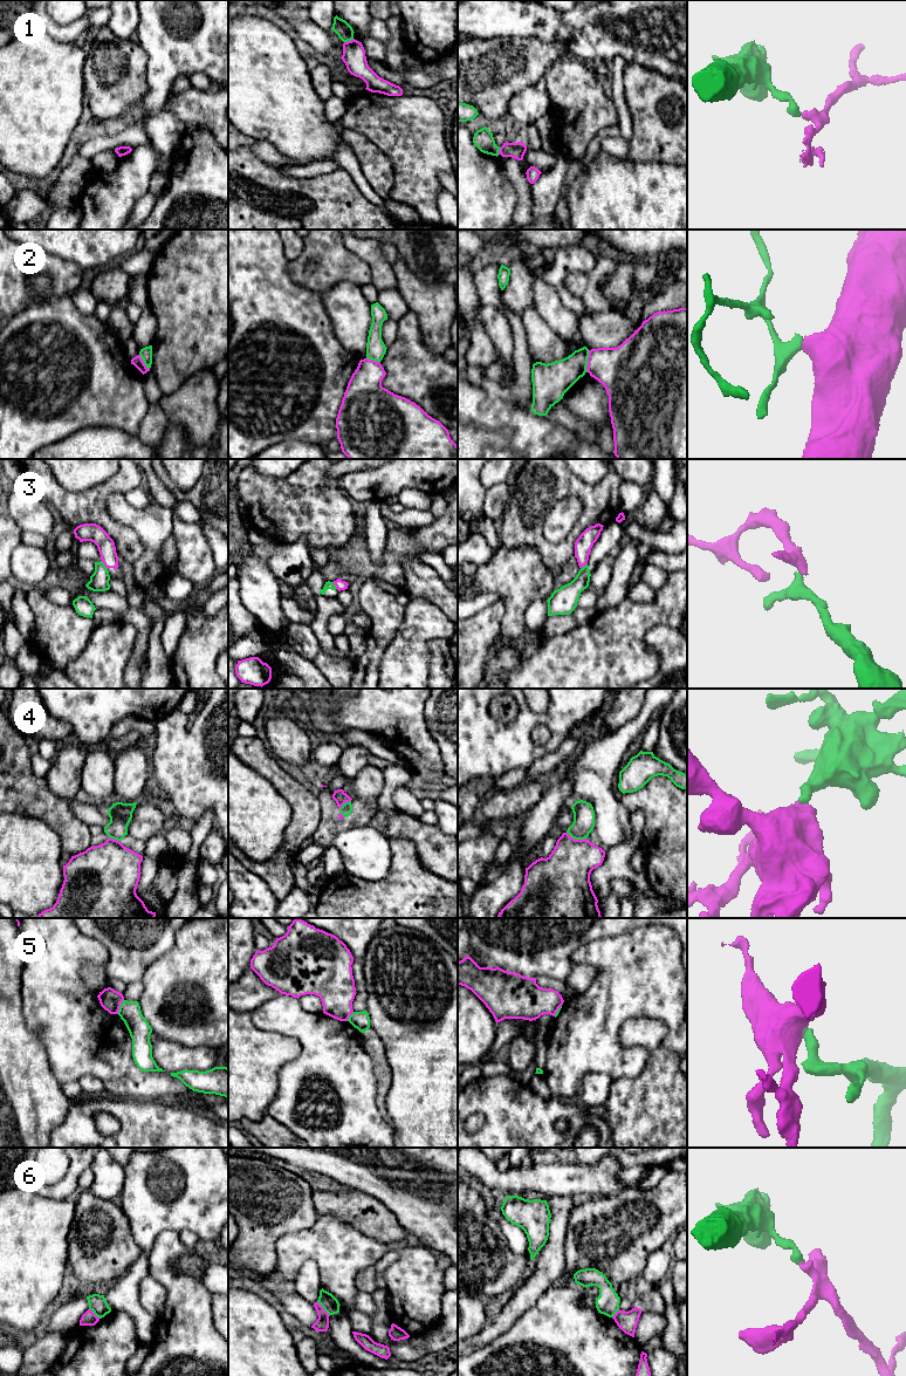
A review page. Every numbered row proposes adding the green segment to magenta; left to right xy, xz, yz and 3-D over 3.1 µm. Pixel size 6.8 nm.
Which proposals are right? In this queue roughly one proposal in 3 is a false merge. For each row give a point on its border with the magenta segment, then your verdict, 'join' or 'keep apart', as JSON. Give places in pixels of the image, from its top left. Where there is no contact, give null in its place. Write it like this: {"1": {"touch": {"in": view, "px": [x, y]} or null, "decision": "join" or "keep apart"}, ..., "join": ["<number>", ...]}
{"1": {"touch": {"in": "xz", "px": [349, 41]}, "decision": "keep apart"}, "2": {"touch": {"in": "yz", "px": [588, 361]}, "decision": "keep apart"}, "3": {"touch": {"in": "xy", "px": [104, 565]}, "decision": "keep apart"}, "4": {"touch": {"in": "yz", "px": [576, 840]}, "decision": "join"}, "5": {"touch": {"in": "xy", "px": [119, 1006]}, "decision": "keep apart"}, "6": {"touch": {"in": "xz", "px": [323, 1308]}, "decision": "keep apart"}, "join": ["4"]}

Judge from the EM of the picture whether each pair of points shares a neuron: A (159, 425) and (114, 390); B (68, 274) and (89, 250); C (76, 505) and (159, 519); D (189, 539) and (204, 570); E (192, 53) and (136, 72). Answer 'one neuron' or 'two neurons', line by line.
A: two neurons
B: two neurons
C: two neurons
D: one neuron
E: two neurons

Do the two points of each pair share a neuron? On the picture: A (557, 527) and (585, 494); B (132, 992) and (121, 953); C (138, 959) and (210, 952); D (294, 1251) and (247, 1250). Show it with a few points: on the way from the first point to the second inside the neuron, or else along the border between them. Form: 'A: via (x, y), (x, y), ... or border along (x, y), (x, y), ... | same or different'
A: border along (569, 494), (582, 502), (582, 514), (574, 526) | different
B: border along (141, 980), (135, 980), (127, 985) | different
C: border along (174, 936), (174, 943), (148, 966), (142, 980) | different
D: border along (295, 1232), (276, 1241), (276, 1268), (269, 1277) | different

